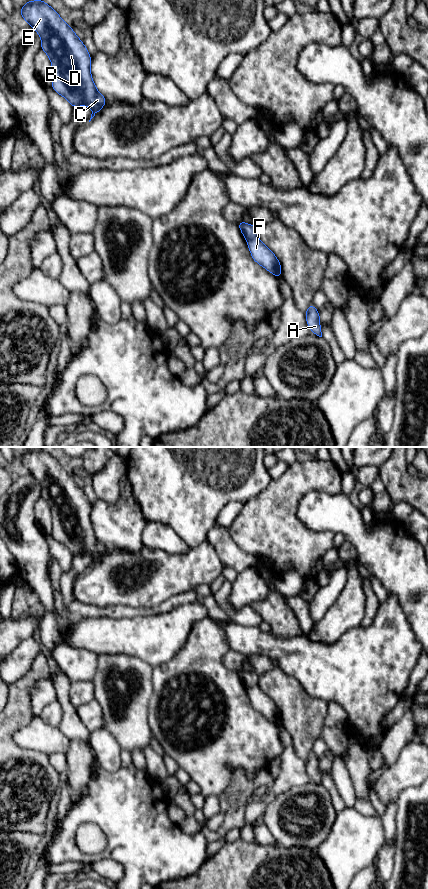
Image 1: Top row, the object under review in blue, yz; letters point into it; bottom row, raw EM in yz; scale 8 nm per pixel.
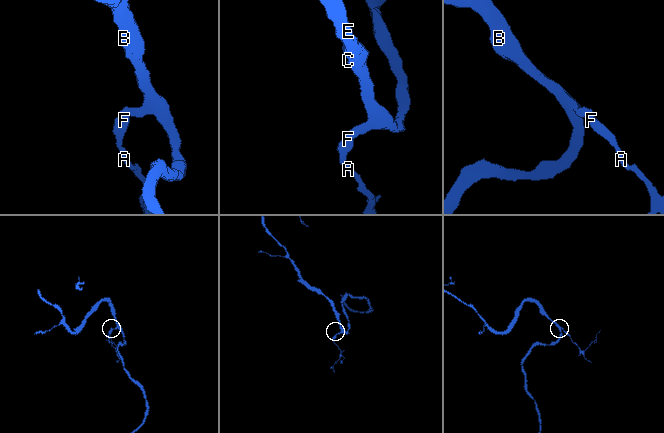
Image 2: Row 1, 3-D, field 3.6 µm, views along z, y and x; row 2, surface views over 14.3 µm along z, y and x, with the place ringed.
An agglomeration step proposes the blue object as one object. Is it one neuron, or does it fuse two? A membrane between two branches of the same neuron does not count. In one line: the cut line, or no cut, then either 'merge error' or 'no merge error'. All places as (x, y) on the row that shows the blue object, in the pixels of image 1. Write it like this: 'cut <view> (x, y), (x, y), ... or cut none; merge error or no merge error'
cut none; no merge error

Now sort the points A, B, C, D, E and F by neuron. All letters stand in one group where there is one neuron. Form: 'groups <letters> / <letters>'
groups A B C D E F

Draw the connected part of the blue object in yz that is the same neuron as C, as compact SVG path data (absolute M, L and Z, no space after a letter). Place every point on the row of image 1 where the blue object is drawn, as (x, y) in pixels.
M44 0L26 1L20 10L29 26L41 37L41 50L51 61L53 68L51 87L66 98L71 106L88 106L92 110L91 119L104 107L107 100L99 93L91 76L91 55L74 30Z

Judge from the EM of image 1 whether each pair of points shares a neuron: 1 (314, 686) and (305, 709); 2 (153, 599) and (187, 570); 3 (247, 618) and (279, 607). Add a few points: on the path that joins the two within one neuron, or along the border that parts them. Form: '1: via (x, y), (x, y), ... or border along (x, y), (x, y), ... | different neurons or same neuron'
1: border along (294, 678), (310, 695), (320, 698), (327, 703) | different neurons
2: via (161, 591), (179, 573) | same neuron
3: border along (249, 605), (262, 620) | different neurons

